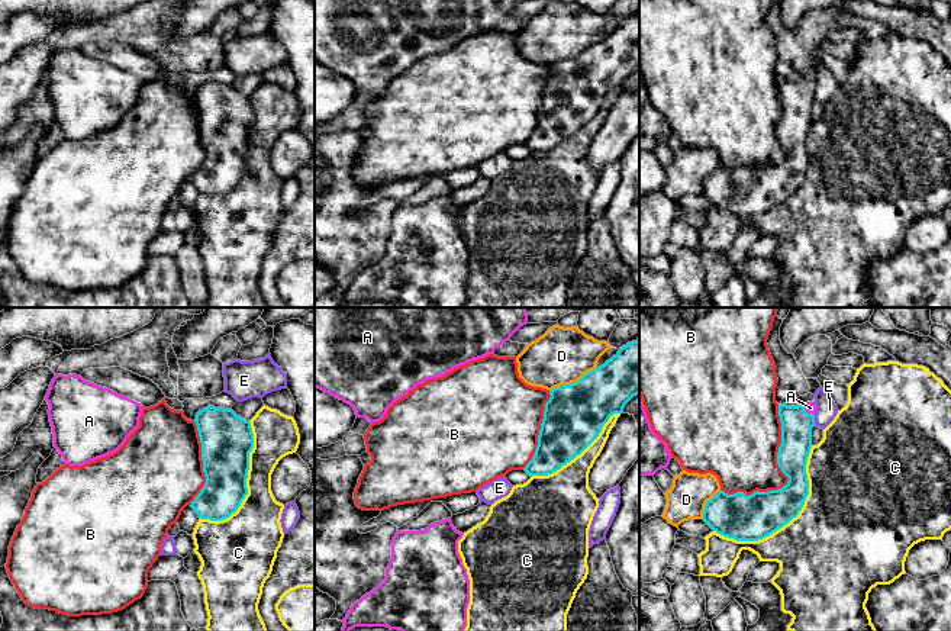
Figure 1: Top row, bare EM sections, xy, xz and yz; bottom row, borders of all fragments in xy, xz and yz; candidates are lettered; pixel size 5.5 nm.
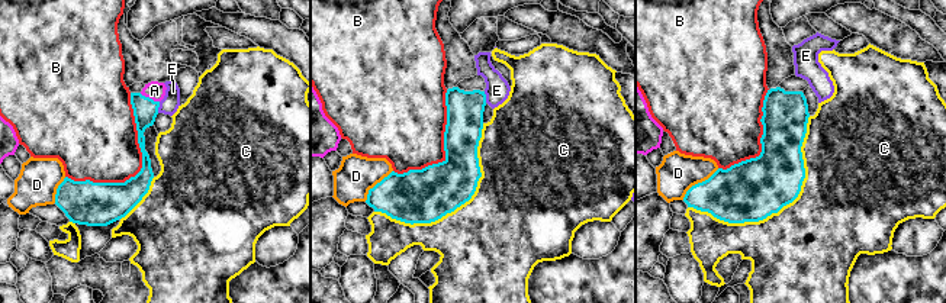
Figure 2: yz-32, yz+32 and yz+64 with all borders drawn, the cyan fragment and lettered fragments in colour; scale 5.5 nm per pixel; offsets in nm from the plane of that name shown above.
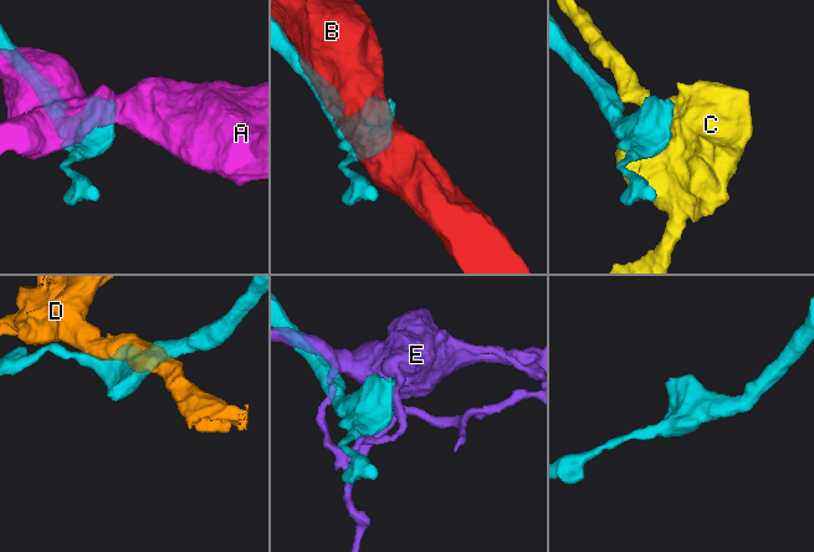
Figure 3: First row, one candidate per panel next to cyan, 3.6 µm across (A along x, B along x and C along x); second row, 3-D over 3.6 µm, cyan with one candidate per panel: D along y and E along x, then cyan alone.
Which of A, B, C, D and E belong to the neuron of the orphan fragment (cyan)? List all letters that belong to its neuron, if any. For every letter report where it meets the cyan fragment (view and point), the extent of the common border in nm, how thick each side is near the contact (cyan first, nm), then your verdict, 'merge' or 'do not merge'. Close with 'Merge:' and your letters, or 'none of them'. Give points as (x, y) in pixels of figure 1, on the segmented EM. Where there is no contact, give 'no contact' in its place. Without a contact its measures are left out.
A: meets cyan in yz at (805, 411); contact 90 nm long; 180 nm thick on the cyan side, 60 nm on the other; merge
B: meets cyan in yz at (785, 473); contact 600 nm long; 240 nm thick on the cyan side, 360 nm on the other; do not merge
C: meets cyan in yz at (789, 521); contact 750 nm long; 260 nm thick on the cyan side, 480 nm on the other; do not merge
D: meets cyan in xz at (573, 383); contact 300 nm long; 340 nm thick on the cyan side, 320 nm on the other; do not merge
E: meets cyan in yz at (814, 419); contact 60 nm long; 180 nm thick on the cyan side, 120 nm on the other; do not merge
Merge: A

